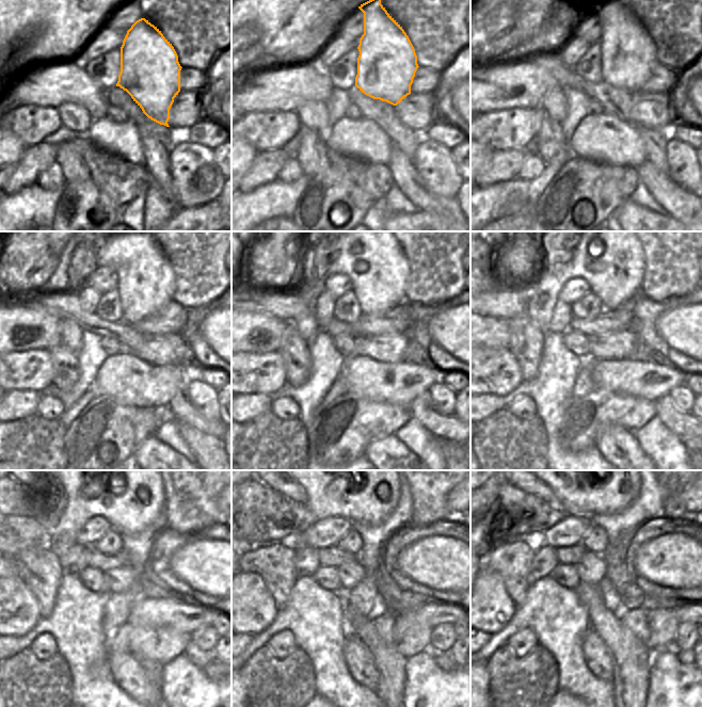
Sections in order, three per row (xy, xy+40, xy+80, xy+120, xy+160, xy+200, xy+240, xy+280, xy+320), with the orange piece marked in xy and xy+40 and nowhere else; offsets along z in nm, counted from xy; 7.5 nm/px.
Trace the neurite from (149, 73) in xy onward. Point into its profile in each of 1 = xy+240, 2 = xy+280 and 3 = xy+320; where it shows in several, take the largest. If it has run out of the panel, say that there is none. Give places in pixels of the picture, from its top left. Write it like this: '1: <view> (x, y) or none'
1: xy+240 (128, 492)
2: xy+280 (366, 492)
3: xy+320 (581, 492)

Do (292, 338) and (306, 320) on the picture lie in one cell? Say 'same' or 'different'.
different

